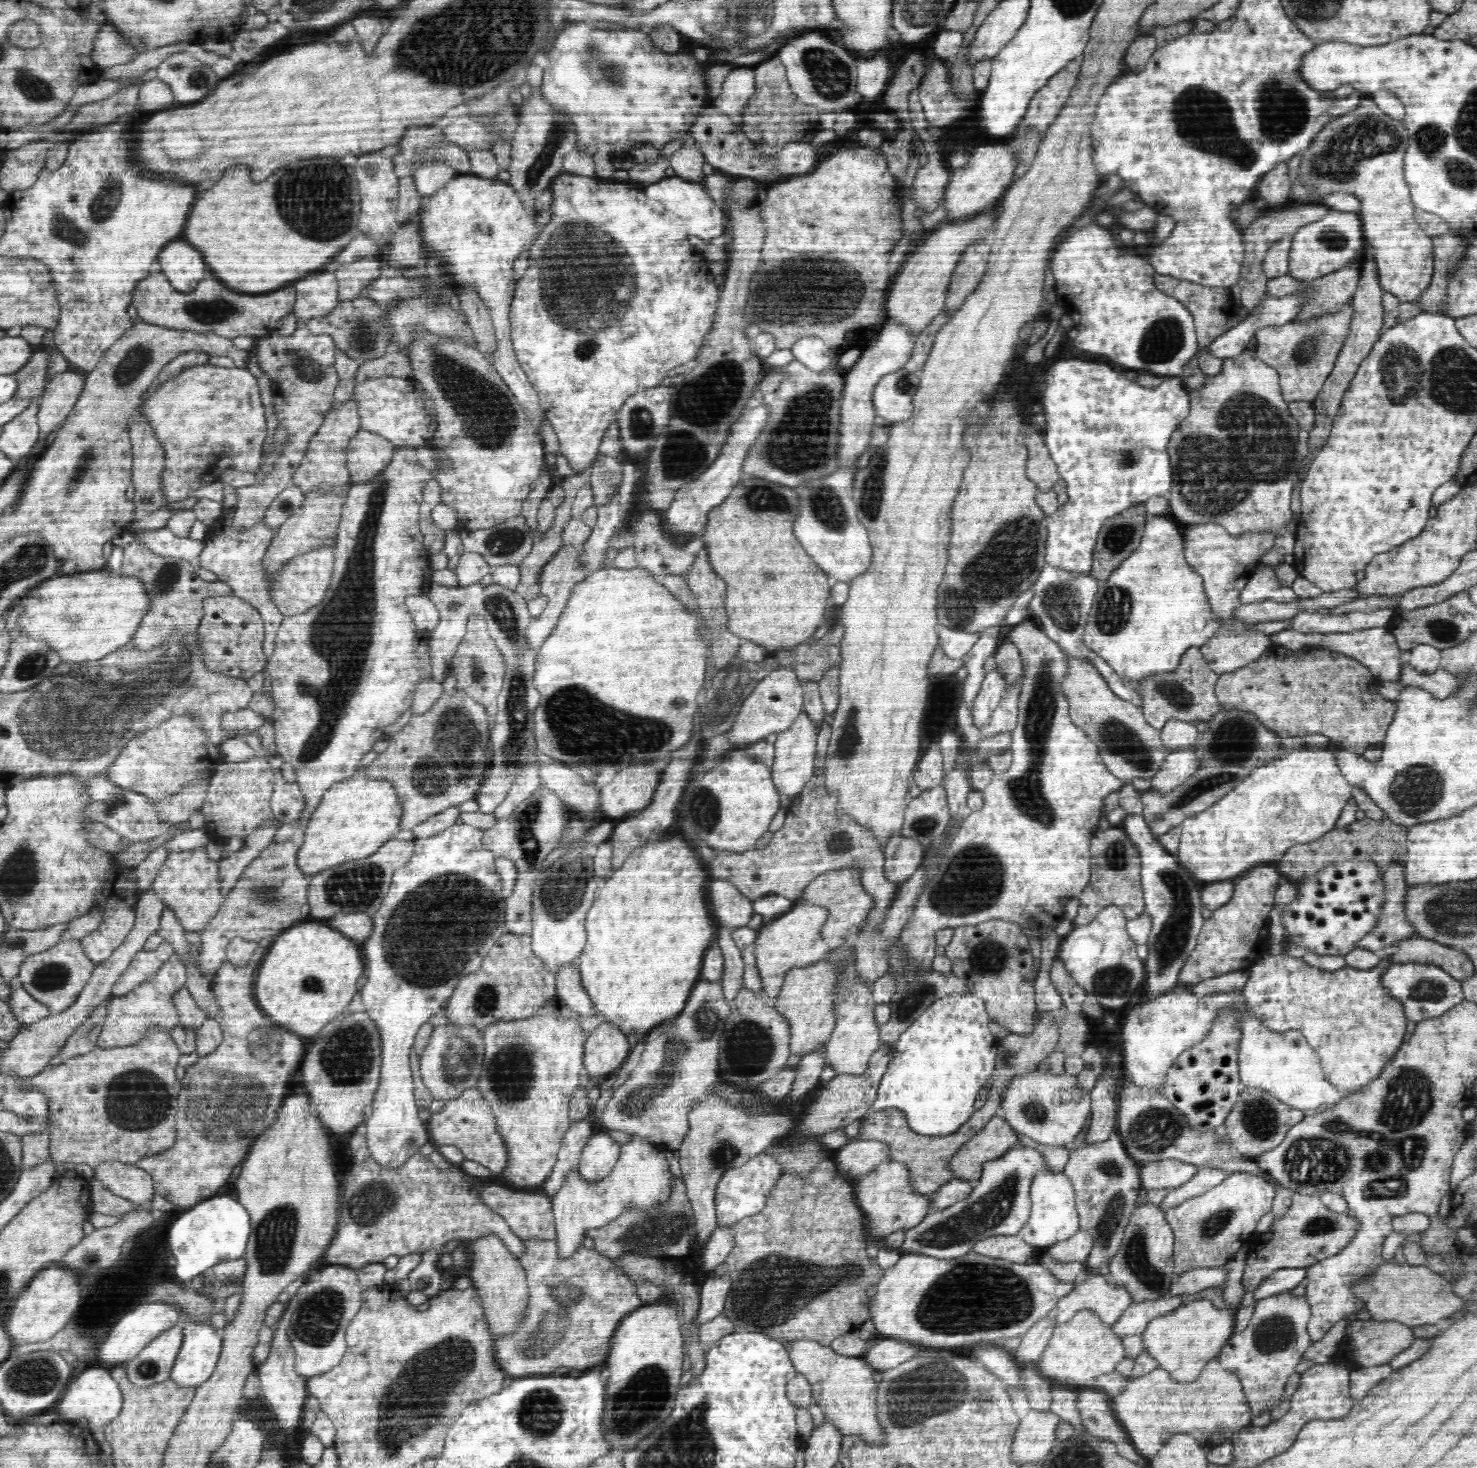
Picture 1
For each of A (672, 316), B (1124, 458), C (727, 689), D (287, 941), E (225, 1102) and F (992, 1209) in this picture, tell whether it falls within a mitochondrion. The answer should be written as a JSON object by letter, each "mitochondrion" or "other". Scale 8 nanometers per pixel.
{"A":"other","B":"mitochondrion","C":"mitochondrion","D":"other","E":"mitochondrion","F":"mitochondrion"}

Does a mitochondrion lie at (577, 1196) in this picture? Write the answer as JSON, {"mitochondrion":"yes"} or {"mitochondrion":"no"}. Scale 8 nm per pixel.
{"mitochondrion":"no"}

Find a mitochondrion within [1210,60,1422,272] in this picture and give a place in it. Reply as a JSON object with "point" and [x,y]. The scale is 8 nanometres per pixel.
{"point":[1343,155]}

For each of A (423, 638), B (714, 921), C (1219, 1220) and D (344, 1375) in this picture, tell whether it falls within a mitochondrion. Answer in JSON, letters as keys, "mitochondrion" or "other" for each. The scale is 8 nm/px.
{"A":"other","B":"other","C":"mitochondrion","D":"other"}

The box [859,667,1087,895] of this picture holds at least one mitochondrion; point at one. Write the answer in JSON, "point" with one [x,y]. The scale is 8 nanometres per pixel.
{"point":[924,825]}

